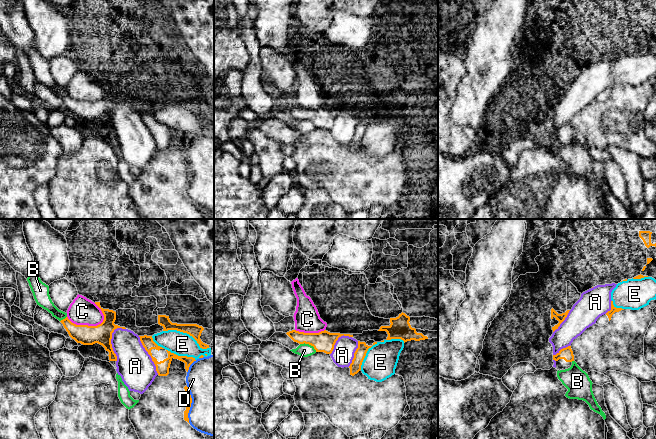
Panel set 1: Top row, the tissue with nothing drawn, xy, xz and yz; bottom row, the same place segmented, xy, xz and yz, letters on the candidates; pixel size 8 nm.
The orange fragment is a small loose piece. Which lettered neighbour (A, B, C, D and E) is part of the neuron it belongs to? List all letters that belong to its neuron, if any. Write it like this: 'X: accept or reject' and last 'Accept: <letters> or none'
A: reject
B: reject
C: reject
D: reject
E: accept
Accept: E

